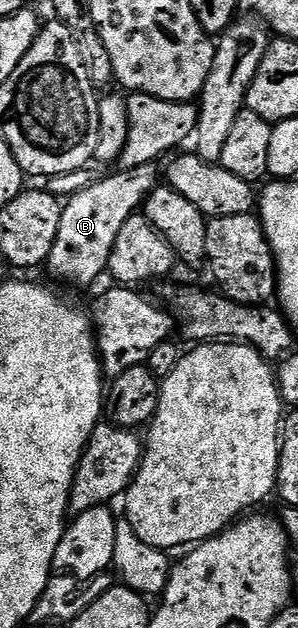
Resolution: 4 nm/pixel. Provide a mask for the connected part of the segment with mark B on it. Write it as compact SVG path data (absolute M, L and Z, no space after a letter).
M157 163L139 165L135 169L117 169L114 175L98 178L64 200L59 237L55 237L55 249L51 249L47 264L47 270L59 282L69 282L73 287L89 287L101 274L104 276L108 272L115 237L119 237L119 229L127 225L131 216L142 210L149 194L159 185L157 169Z

